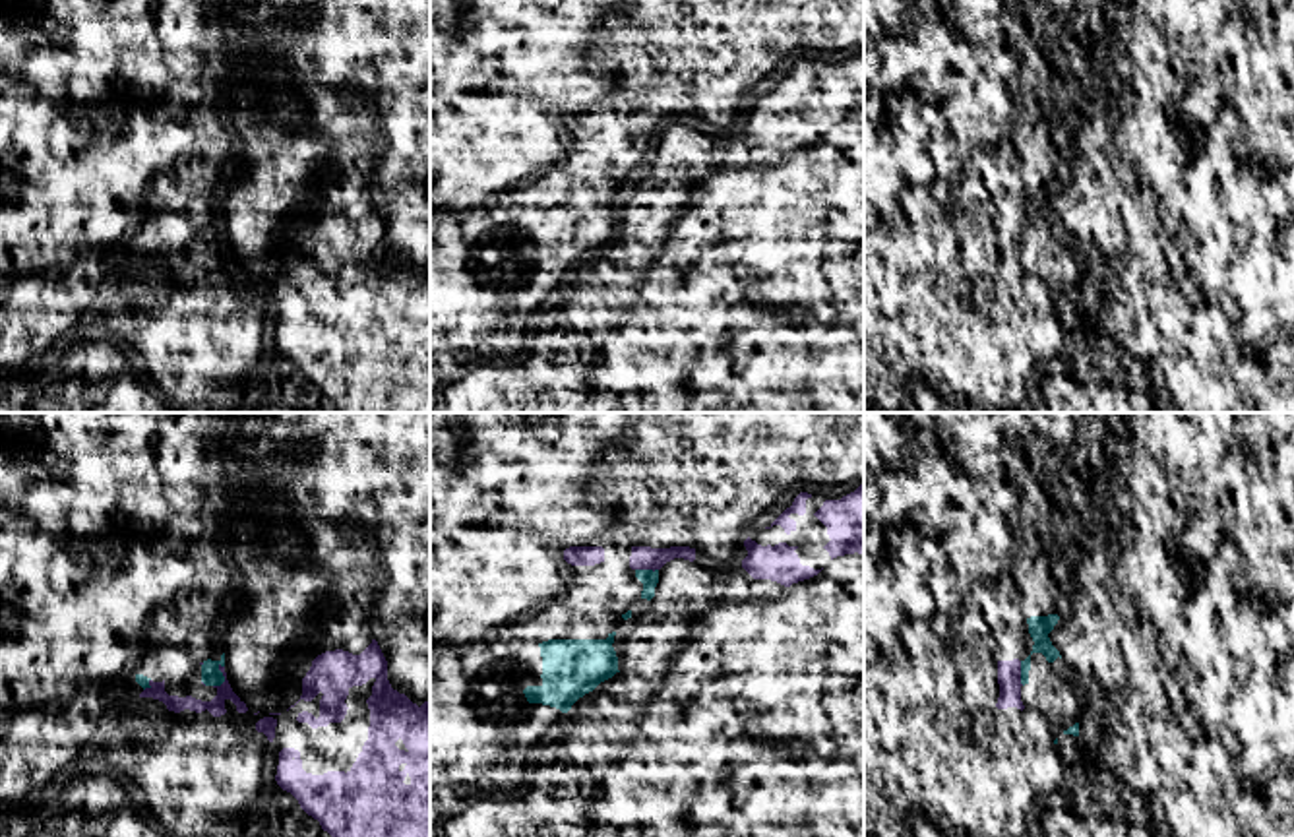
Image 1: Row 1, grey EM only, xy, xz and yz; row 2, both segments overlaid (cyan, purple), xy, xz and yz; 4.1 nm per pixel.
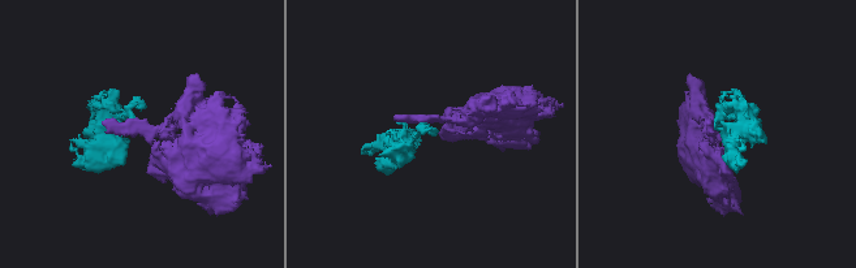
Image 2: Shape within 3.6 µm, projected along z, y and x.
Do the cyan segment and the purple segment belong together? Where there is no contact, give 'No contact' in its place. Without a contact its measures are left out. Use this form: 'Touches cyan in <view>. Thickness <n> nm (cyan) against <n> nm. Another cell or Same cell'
Touches cyan in xy. Thickness 80 nm (cyan) against 70 nm. Another cell

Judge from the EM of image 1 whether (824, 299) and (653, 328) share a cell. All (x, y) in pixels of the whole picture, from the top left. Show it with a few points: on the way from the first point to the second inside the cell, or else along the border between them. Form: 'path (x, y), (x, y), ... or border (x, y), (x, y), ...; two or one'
path (781, 326), (696, 328); one

